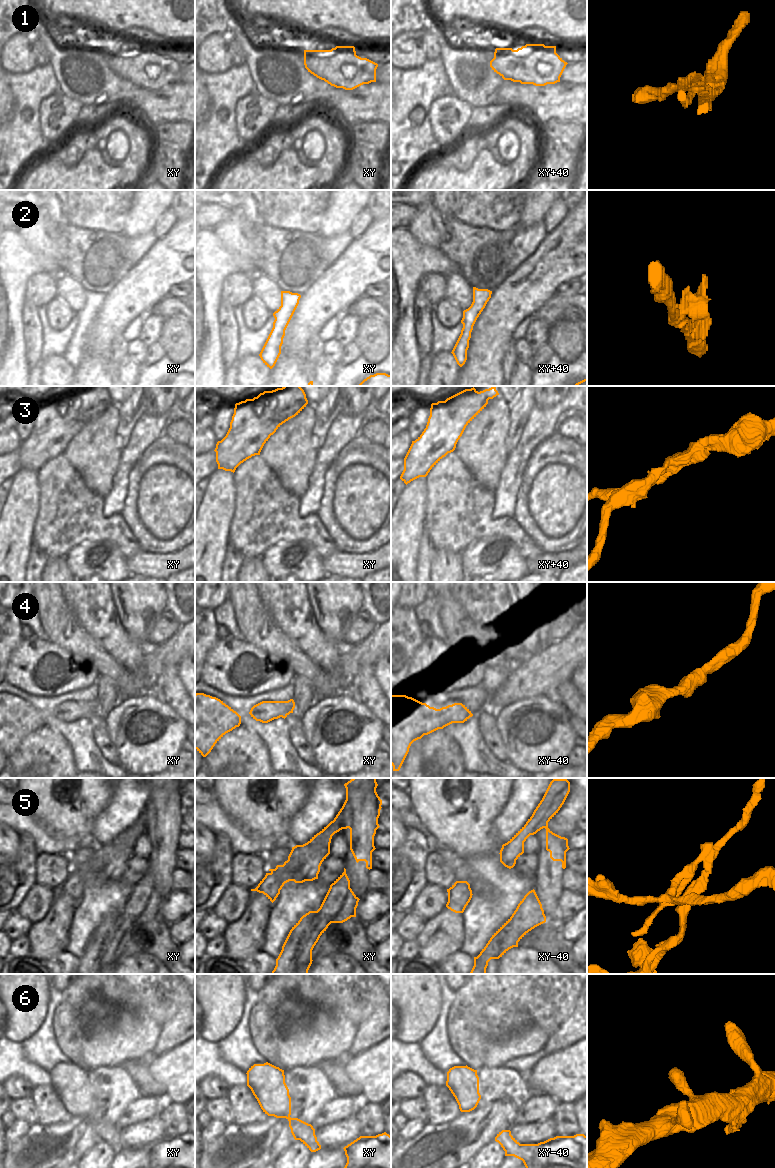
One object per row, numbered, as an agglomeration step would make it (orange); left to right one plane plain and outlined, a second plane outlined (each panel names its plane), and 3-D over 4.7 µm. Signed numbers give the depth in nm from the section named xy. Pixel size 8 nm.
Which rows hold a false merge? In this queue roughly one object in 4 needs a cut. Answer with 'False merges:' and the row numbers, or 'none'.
False merges: 1, 3, 5

